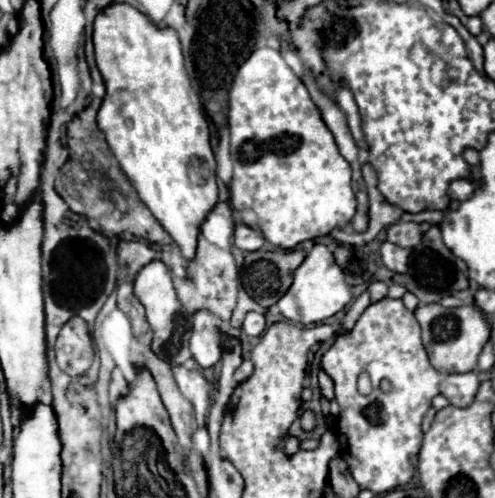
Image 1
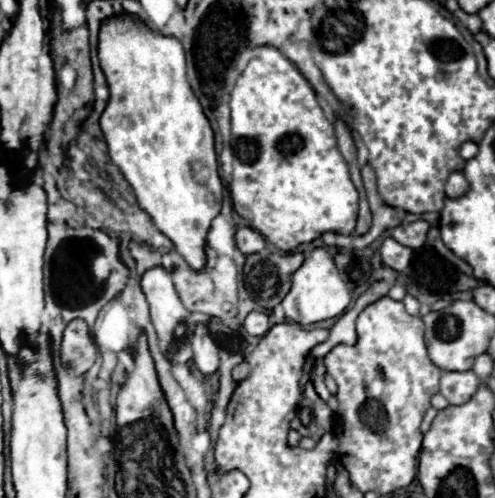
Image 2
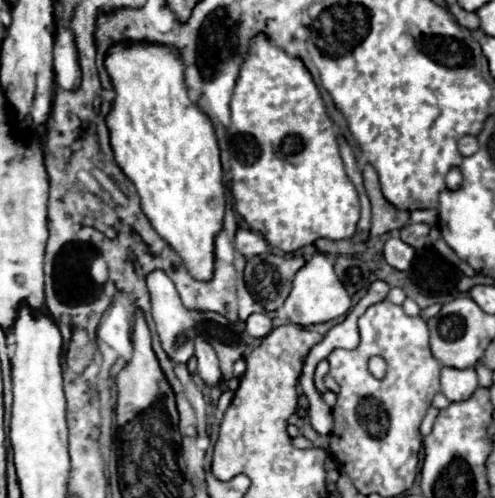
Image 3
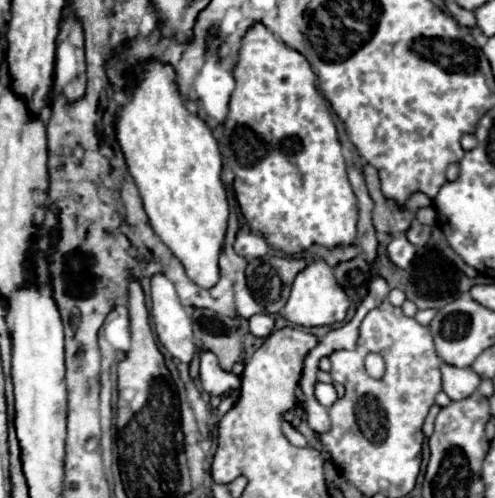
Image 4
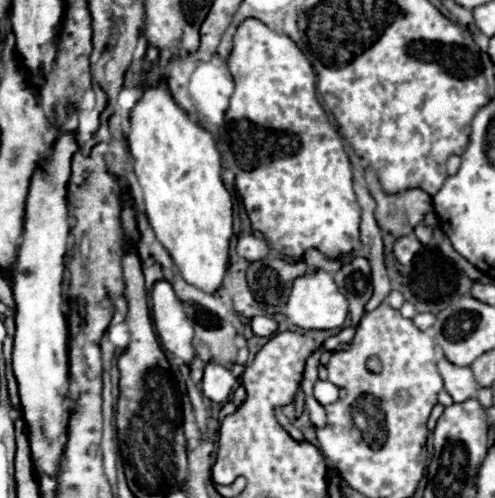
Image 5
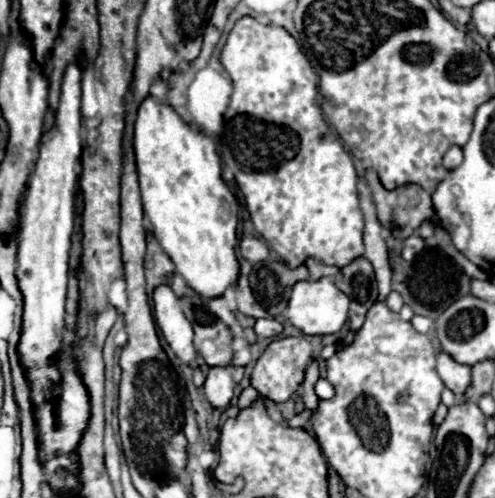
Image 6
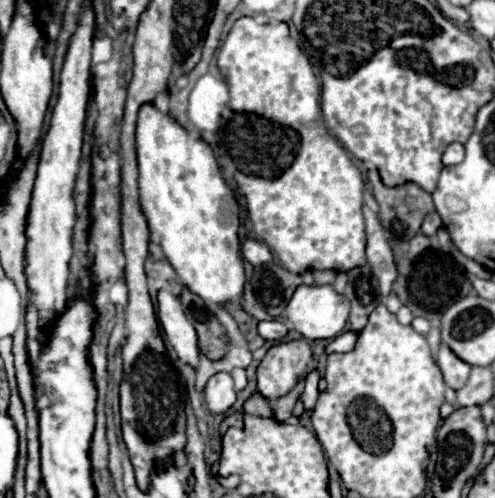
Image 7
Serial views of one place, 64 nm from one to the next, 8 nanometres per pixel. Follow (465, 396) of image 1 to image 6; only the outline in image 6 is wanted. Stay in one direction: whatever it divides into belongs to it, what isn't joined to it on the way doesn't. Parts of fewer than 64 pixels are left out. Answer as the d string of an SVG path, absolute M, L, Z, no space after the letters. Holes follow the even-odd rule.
M440 352L436 370L438 370L444 386L454 392L456 400L464 402L464 392L468 390L468 384L470 384L470 368L454 362L446 352Z

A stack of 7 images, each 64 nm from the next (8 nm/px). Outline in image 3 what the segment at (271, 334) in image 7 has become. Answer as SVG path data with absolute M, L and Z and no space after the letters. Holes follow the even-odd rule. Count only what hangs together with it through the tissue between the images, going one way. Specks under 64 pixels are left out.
M262 312L262 314L252 314L246 320L246 332L254 338L264 338L268 336L268 332L272 330L272 318L270 314Z

